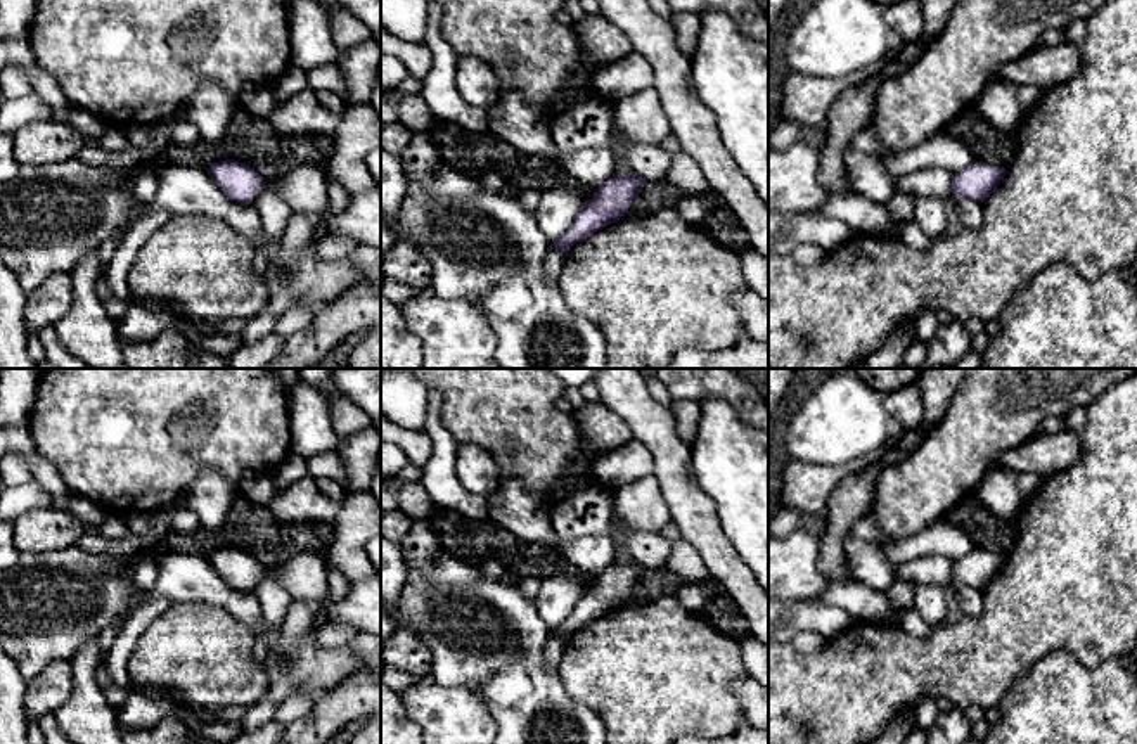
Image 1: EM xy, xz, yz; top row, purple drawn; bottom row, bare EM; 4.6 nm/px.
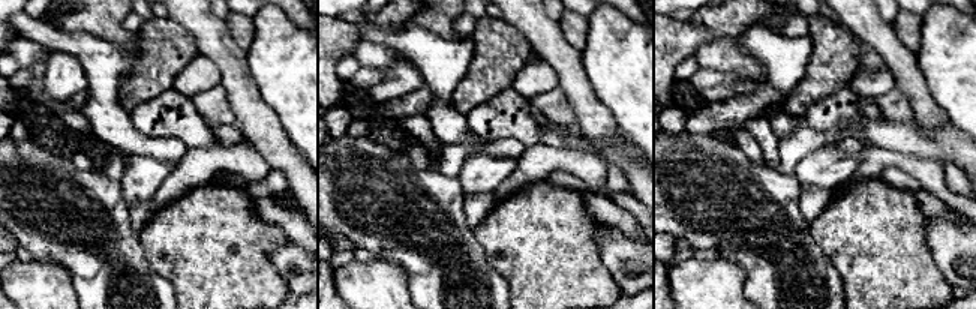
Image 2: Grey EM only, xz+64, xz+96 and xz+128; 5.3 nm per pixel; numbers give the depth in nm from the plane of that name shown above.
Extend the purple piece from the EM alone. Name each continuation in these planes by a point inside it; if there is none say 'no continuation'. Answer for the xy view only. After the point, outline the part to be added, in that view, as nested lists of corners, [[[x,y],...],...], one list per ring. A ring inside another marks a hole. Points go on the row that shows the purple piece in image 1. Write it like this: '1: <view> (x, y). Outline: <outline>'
1: xy (303, 187). Outline: [[[298,164],[279,178],[263,178],[253,192],[253,201],[267,190],[275,190],[294,213],[312,216],[329,208],[329,185],[317,164]]]

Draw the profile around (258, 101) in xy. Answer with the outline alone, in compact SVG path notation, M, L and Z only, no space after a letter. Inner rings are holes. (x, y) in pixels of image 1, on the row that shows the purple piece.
M246 85L239 97L239 106L258 118L268 118L275 109L272 88Z

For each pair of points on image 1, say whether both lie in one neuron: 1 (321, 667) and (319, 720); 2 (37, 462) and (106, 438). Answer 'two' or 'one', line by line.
1: two
2: two

